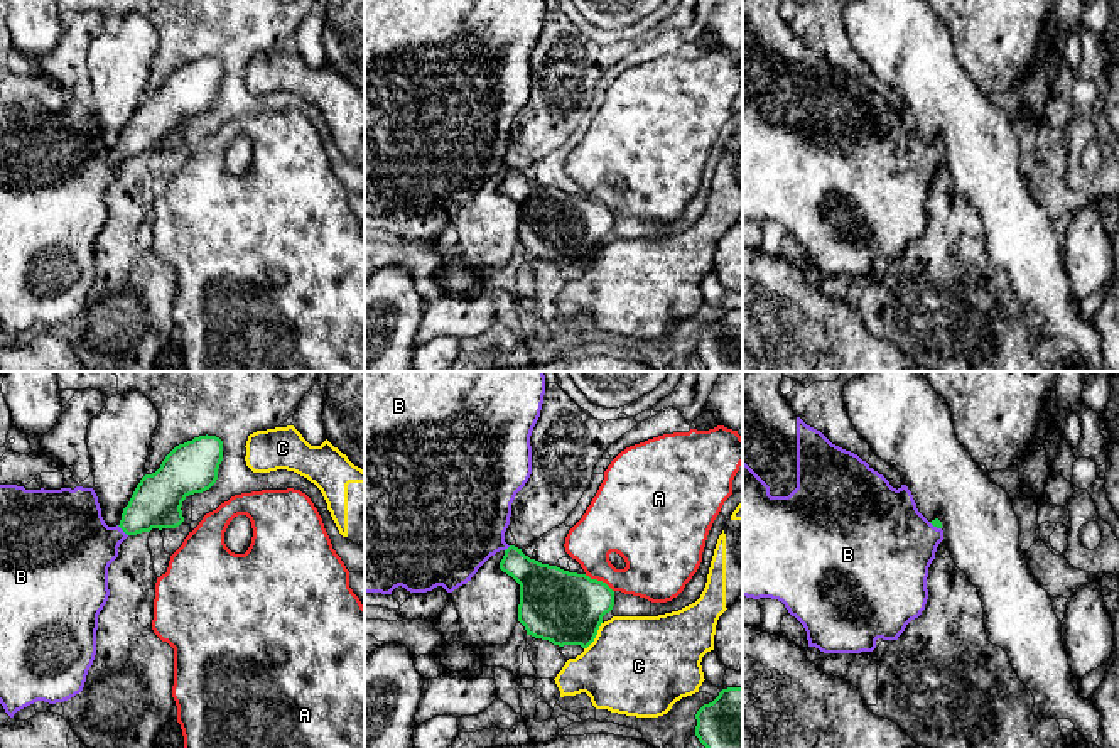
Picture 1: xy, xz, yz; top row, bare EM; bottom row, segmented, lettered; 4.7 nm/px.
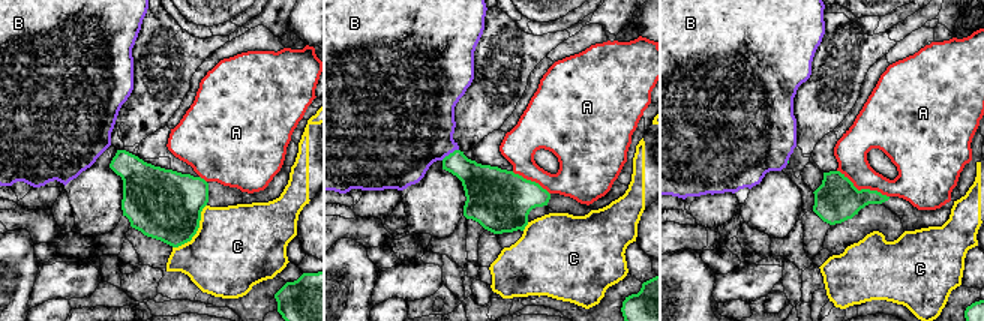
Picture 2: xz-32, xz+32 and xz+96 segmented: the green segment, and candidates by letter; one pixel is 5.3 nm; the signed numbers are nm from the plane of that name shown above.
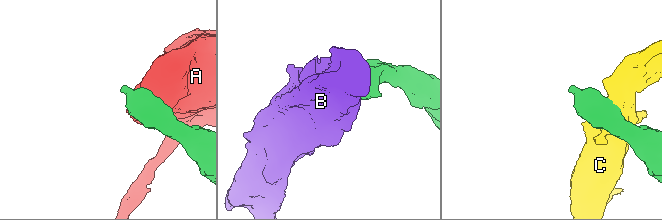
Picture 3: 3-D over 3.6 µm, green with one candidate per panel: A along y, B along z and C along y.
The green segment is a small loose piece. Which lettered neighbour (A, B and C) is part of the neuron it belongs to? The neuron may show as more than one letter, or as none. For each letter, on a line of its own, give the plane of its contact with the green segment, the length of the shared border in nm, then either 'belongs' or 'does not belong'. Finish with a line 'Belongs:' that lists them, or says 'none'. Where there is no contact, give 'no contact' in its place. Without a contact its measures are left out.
A: xz | 170 nm | does not belong
B: xy | 80 nm | belongs
C: xz | 160 nm | does not belong
Belongs: B

